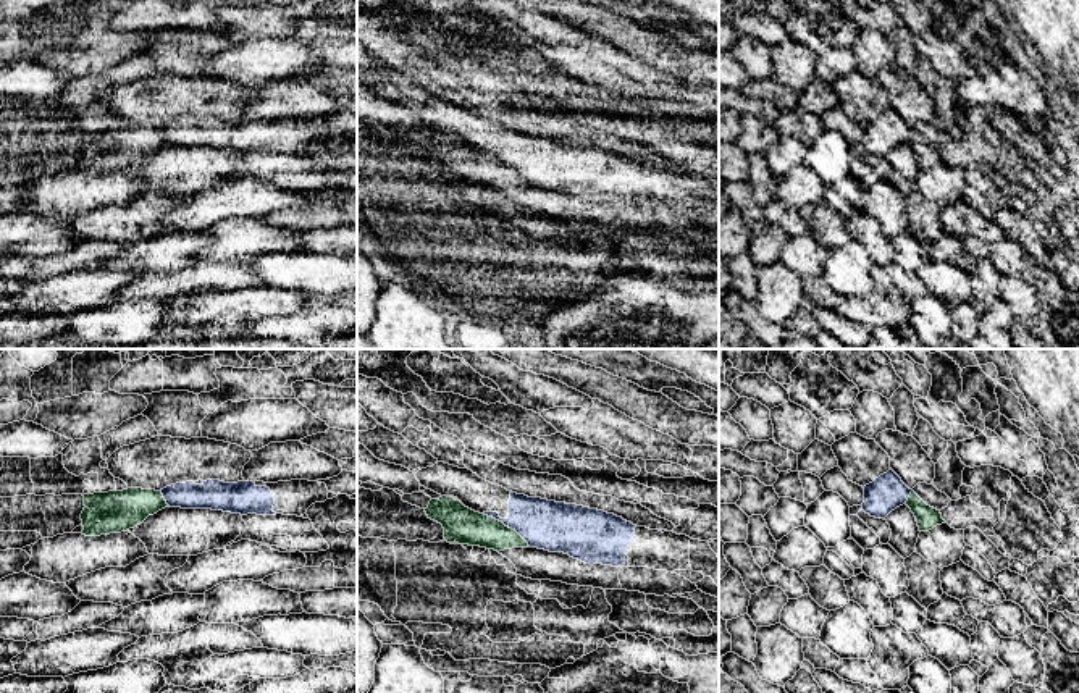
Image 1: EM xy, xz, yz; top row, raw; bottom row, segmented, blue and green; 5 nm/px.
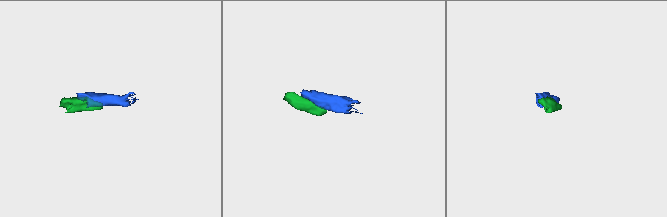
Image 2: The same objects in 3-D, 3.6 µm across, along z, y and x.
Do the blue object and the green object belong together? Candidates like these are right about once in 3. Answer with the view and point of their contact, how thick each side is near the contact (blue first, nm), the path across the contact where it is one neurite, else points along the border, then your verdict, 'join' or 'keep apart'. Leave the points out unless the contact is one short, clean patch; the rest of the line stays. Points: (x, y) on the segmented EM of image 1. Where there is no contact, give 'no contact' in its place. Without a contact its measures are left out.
meets blue in xz at (508, 525); 260 nm thick on the blue side, 180 nm on the other; border along xz (483, 512), (511, 527), (530, 546); keep apart

